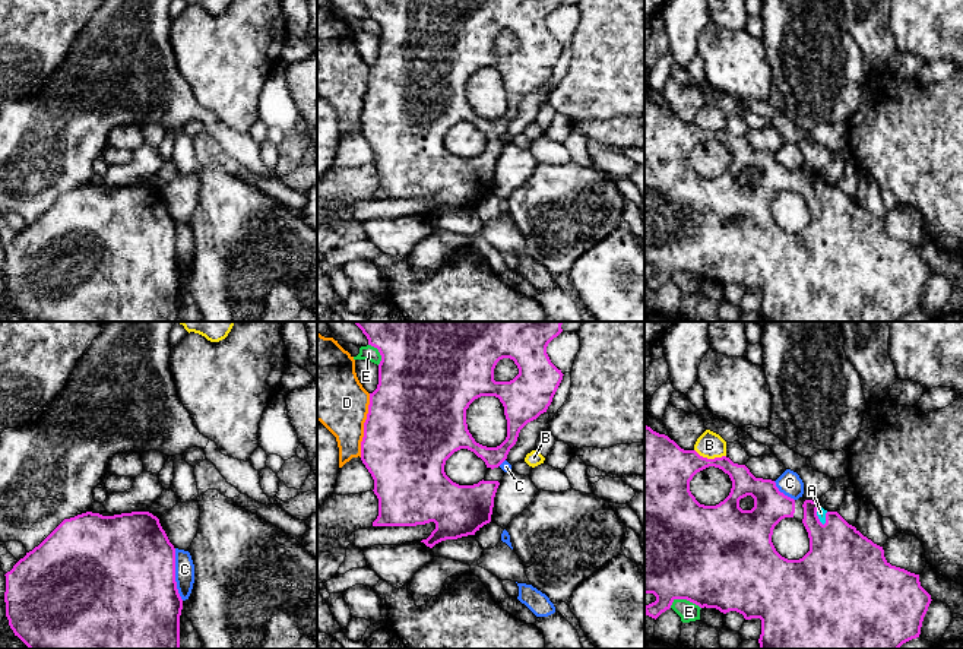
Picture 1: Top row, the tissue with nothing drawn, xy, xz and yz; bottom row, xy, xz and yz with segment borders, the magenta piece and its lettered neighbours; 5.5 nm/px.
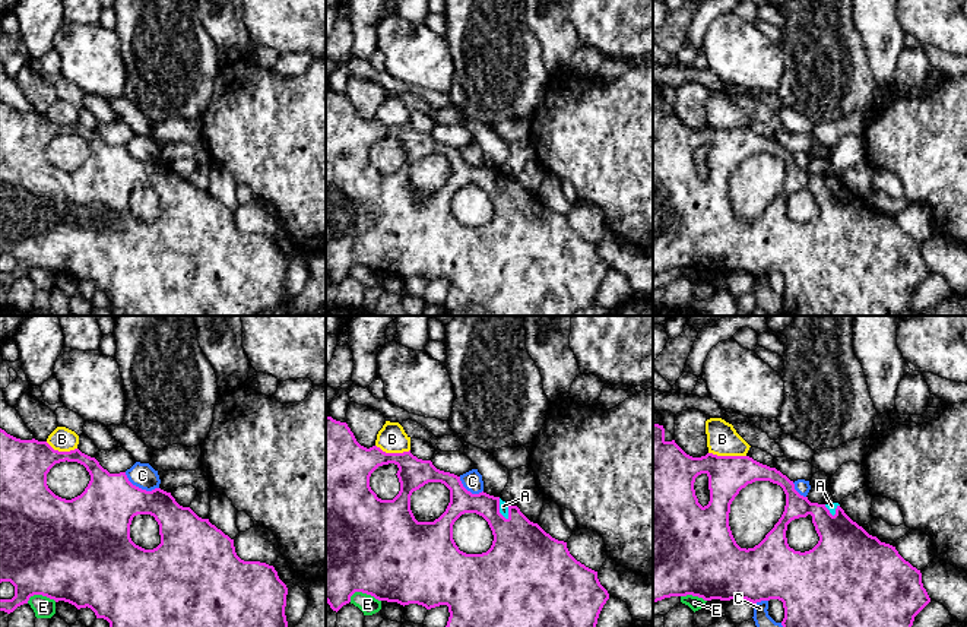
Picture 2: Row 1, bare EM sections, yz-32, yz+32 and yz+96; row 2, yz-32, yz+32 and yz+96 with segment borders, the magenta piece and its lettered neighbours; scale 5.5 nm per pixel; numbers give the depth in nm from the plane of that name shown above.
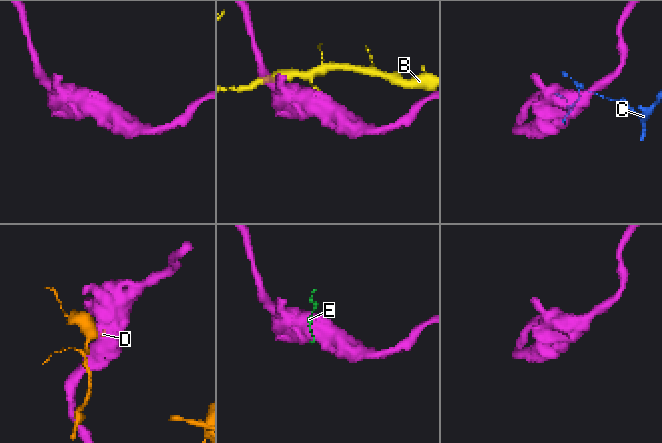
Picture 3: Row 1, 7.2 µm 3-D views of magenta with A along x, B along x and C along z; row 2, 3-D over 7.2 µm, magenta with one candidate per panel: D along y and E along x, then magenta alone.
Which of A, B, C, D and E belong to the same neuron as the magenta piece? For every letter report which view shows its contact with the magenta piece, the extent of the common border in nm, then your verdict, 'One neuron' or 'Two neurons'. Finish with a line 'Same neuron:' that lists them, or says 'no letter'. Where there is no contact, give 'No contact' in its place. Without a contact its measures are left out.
A: Touches magenta in yz. Shared border 120 nm. One neuron
B: Touches magenta in yz. Shared border 180 nm. Two neurons
C: Touches magenta in xy. Shared border 300 nm. Two neurons
D: Touches magenta in xz. Shared border 360 nm. Two neurons
E: Touches magenta in yz. Shared border 180 nm. Two neurons
Same neuron: A

